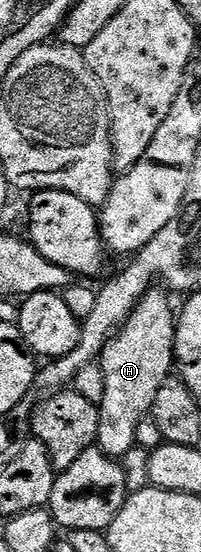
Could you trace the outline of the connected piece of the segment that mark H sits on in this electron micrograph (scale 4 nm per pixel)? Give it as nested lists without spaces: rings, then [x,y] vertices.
[[[163,287],[149,288],[99,358],[102,374],[106,374],[106,391],[98,406],[100,417],[95,447],[107,456],[121,458],[136,447],[138,426],[149,419],[158,390],[173,375],[178,316],[175,311],[172,313],[171,298]]]

